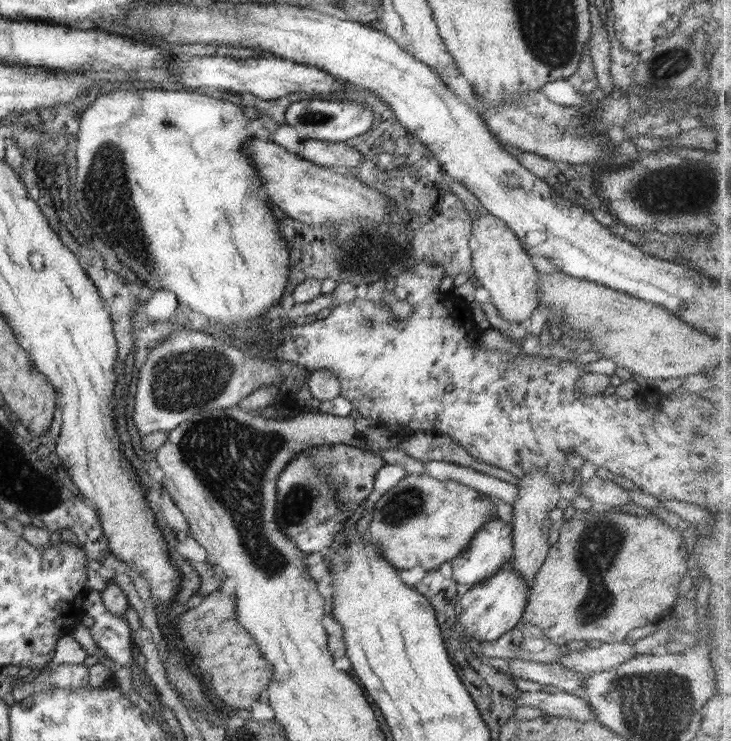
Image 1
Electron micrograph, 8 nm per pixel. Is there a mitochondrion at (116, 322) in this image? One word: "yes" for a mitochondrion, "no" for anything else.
no

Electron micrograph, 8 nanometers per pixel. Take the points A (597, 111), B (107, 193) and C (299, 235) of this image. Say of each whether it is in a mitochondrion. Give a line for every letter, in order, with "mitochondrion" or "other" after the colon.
A: other
B: mitochondrion
C: other

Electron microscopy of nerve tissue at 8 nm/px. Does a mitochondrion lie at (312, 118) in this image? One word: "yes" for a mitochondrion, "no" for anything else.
yes

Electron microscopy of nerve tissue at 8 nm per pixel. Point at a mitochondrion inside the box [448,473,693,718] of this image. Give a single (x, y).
(597, 546)

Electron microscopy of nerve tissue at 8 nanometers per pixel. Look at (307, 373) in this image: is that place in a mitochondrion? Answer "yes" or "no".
no

